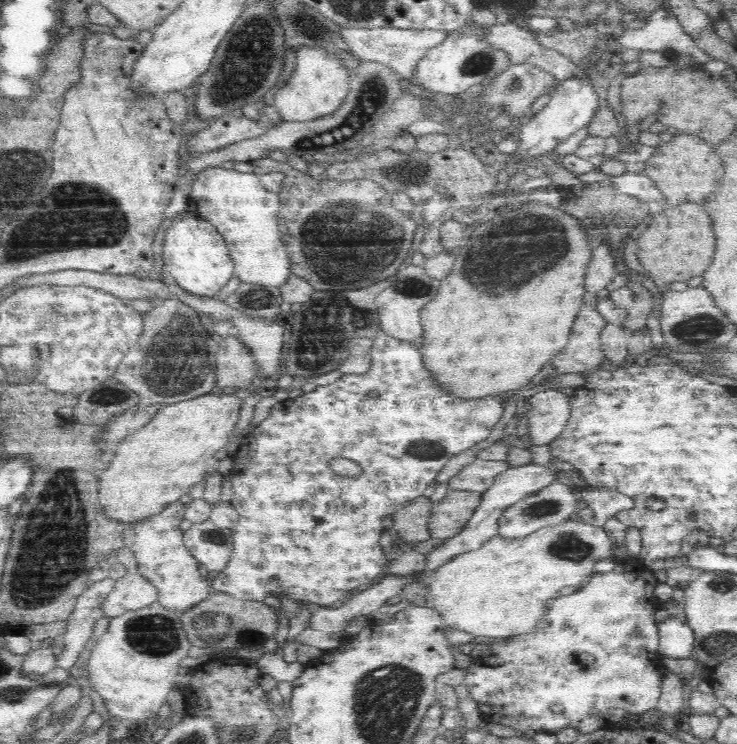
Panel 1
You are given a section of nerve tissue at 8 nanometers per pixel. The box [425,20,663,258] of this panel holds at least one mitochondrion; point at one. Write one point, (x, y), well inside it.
(478, 64)

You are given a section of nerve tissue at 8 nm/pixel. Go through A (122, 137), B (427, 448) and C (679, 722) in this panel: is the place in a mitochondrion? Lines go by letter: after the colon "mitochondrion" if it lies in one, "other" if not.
A: other
B: mitochondrion
C: other

